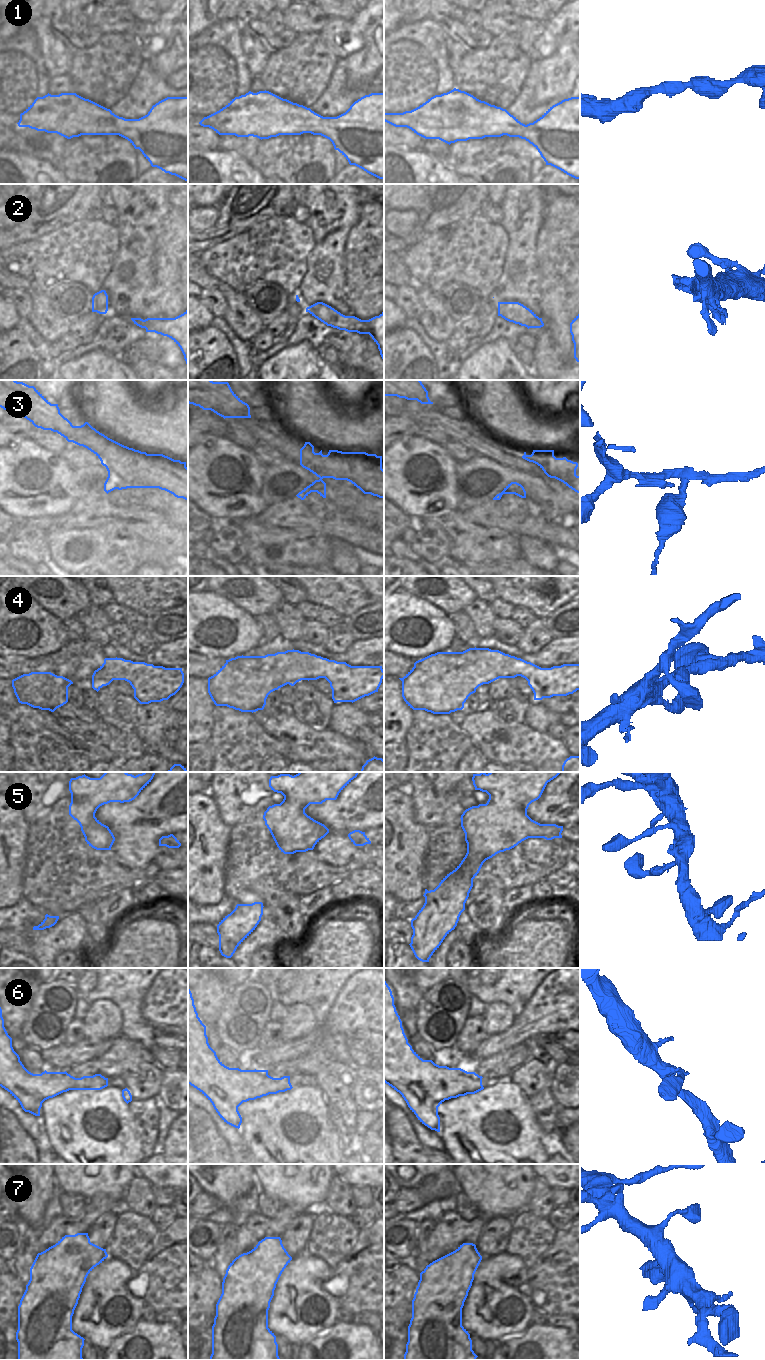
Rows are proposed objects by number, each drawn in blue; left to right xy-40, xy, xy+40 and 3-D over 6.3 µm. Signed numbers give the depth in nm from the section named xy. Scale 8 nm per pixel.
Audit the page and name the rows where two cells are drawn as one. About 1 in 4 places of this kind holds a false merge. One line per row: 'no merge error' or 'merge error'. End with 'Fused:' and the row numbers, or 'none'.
1: no merge error
2: no merge error
3: no merge error
4: no merge error
5: no merge error
6: no merge error
7: no merge error
Fused: none

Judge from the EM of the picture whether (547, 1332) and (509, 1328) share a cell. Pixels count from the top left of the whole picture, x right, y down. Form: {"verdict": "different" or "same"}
{"verdict": "different"}

